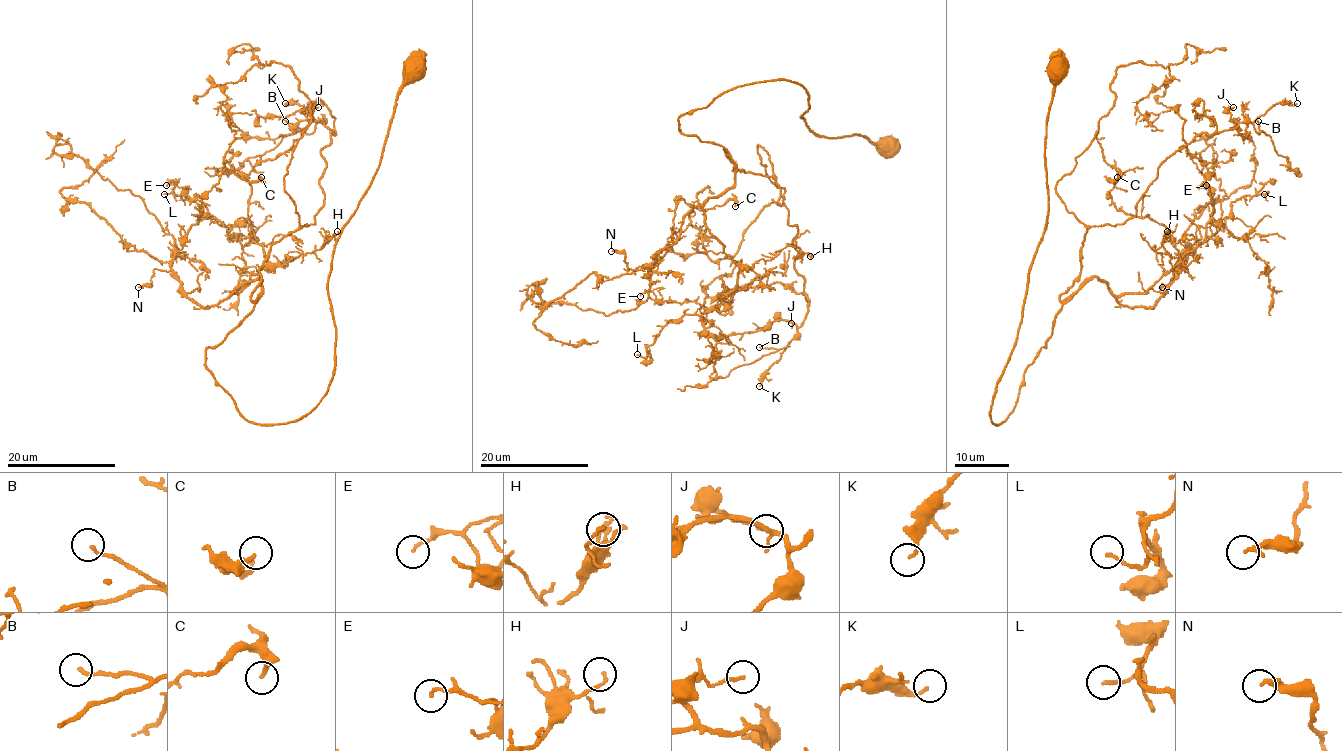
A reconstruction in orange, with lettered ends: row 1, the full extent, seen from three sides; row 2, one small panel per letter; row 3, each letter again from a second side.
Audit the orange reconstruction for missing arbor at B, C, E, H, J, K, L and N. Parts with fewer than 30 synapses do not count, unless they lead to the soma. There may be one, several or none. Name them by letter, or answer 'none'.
none

